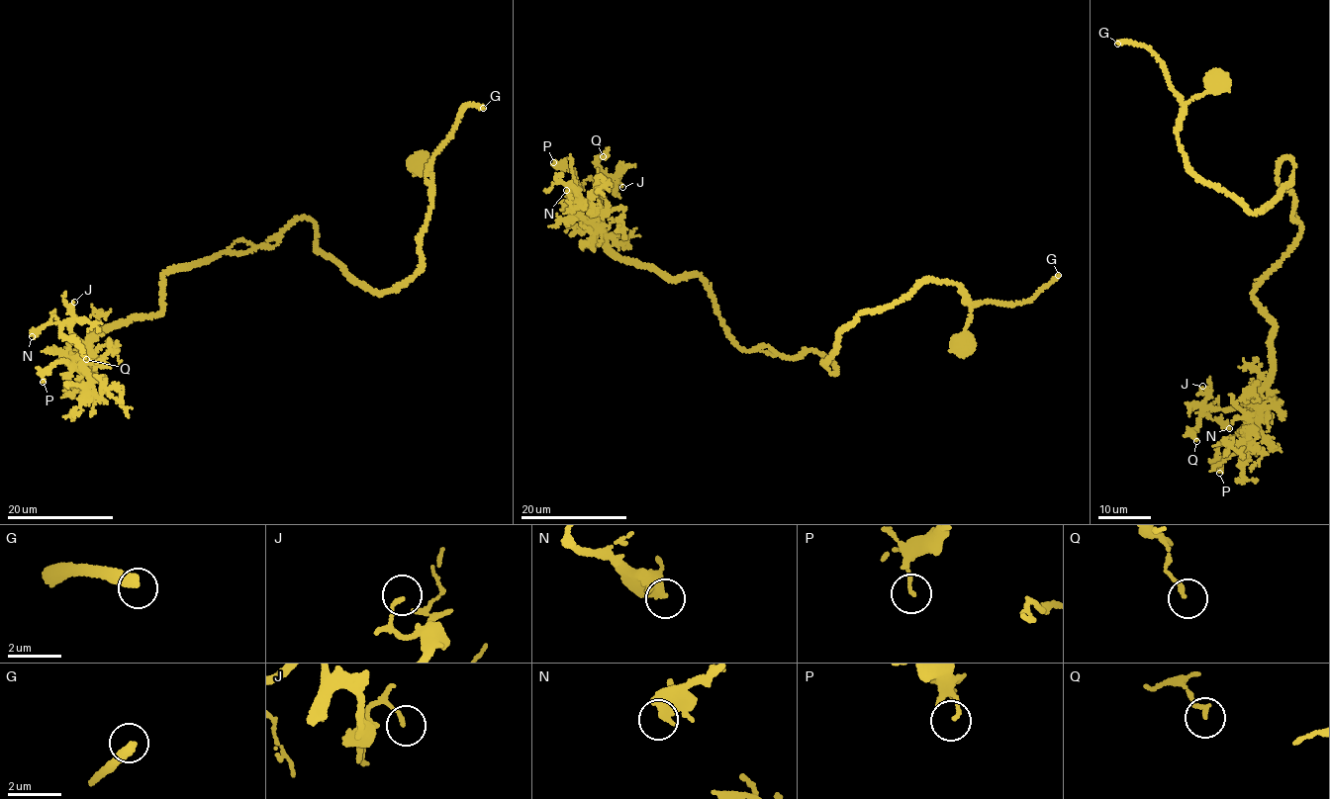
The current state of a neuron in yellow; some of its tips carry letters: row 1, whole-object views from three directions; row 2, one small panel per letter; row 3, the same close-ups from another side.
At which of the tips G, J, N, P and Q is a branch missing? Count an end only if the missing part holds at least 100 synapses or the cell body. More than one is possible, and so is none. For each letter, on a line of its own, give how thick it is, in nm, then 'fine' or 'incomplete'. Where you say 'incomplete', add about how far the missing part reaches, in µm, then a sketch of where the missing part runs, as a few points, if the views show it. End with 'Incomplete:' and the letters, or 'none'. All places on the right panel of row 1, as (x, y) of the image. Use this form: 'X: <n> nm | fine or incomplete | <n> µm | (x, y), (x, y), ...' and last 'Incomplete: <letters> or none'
G: 400 nm | incomplete | 140 µm
J: 120 nm | fine
N: 400 nm | fine
P: 110 nm | fine
Q: 140 nm | fine
Incomplete: G

